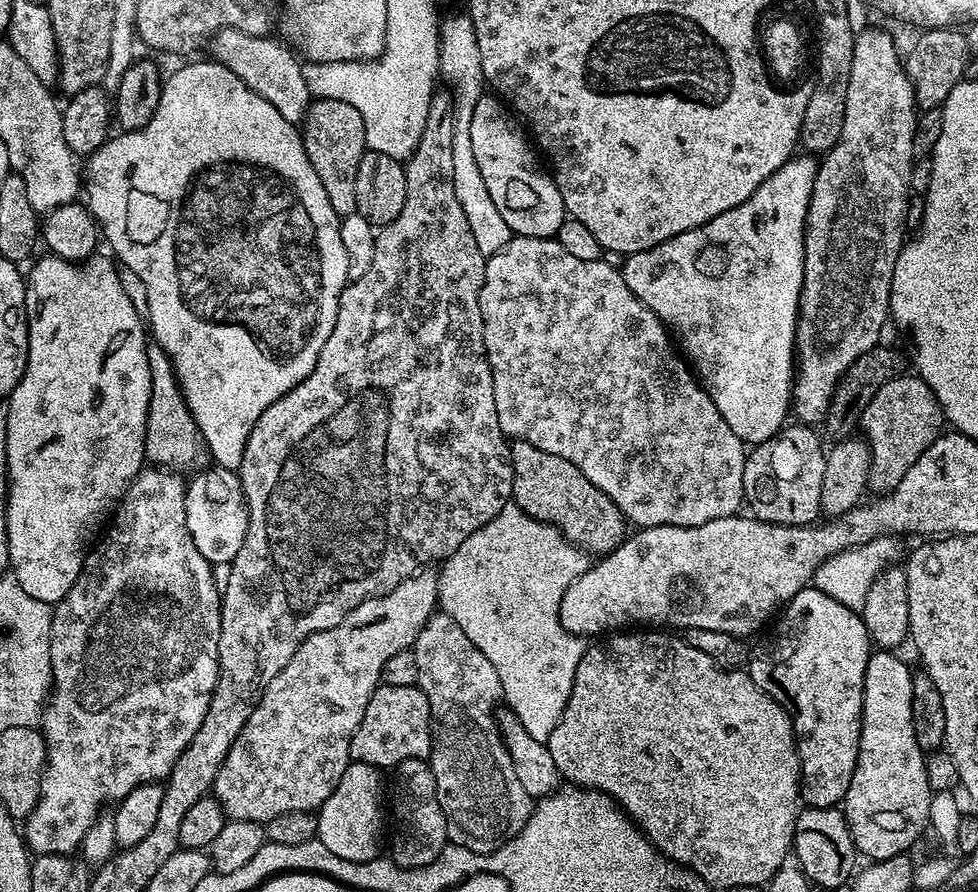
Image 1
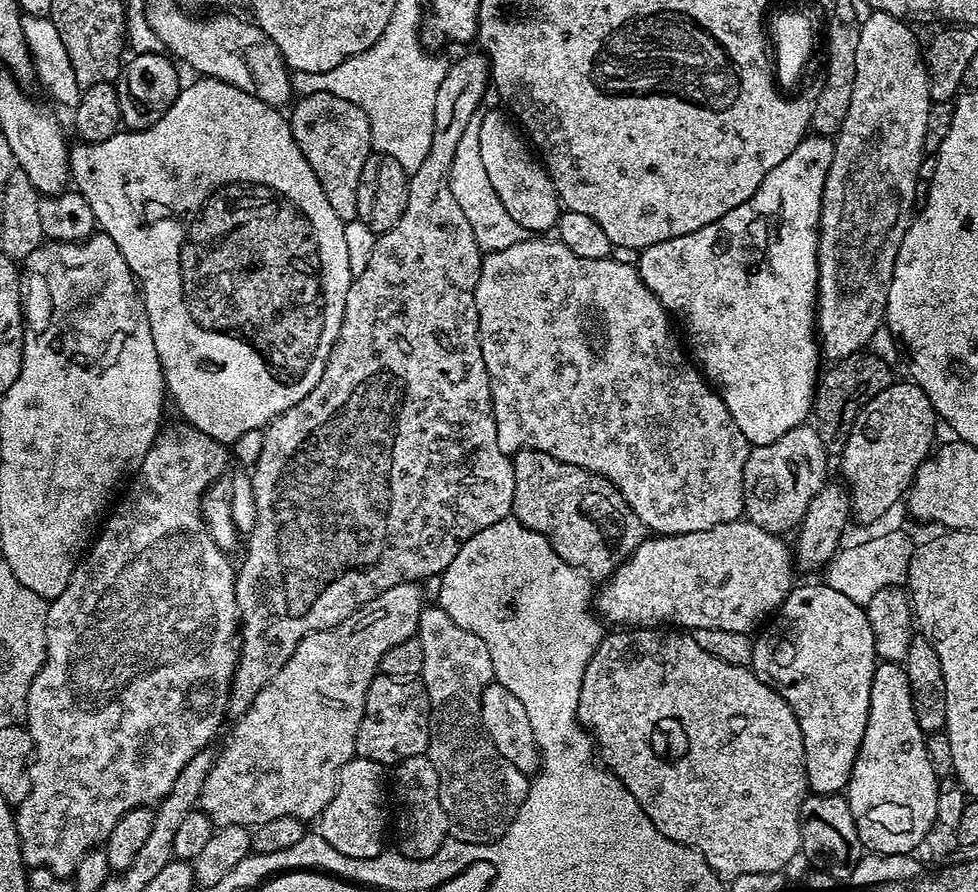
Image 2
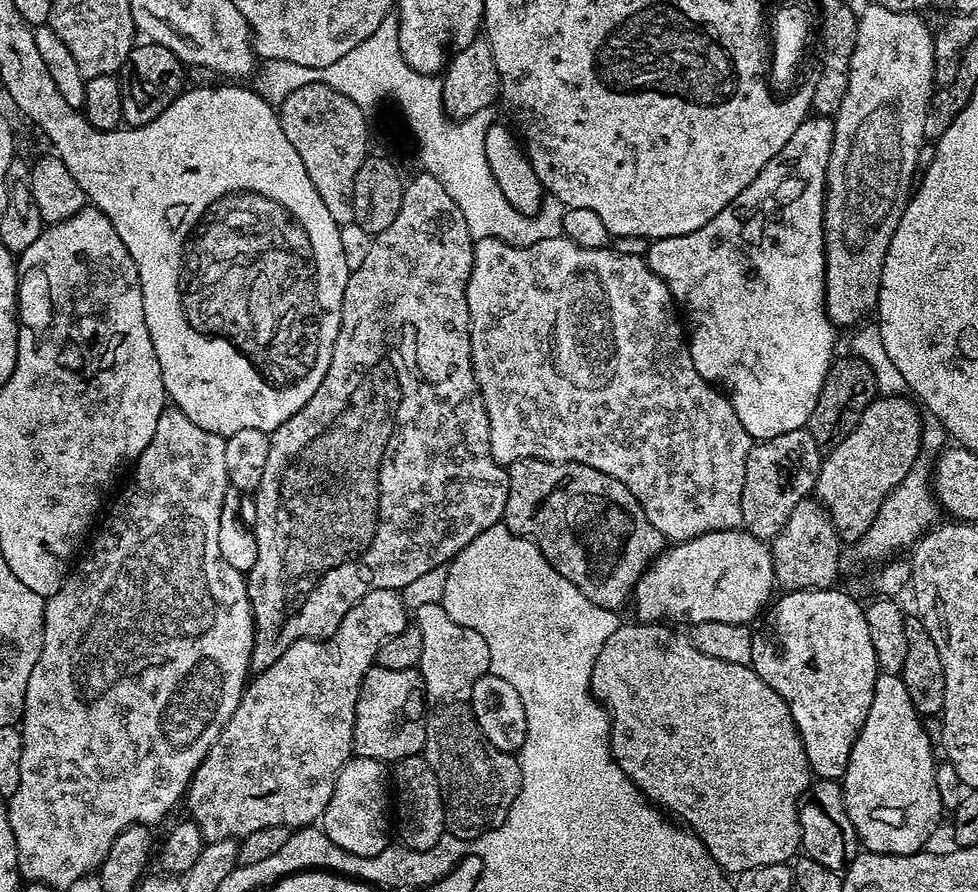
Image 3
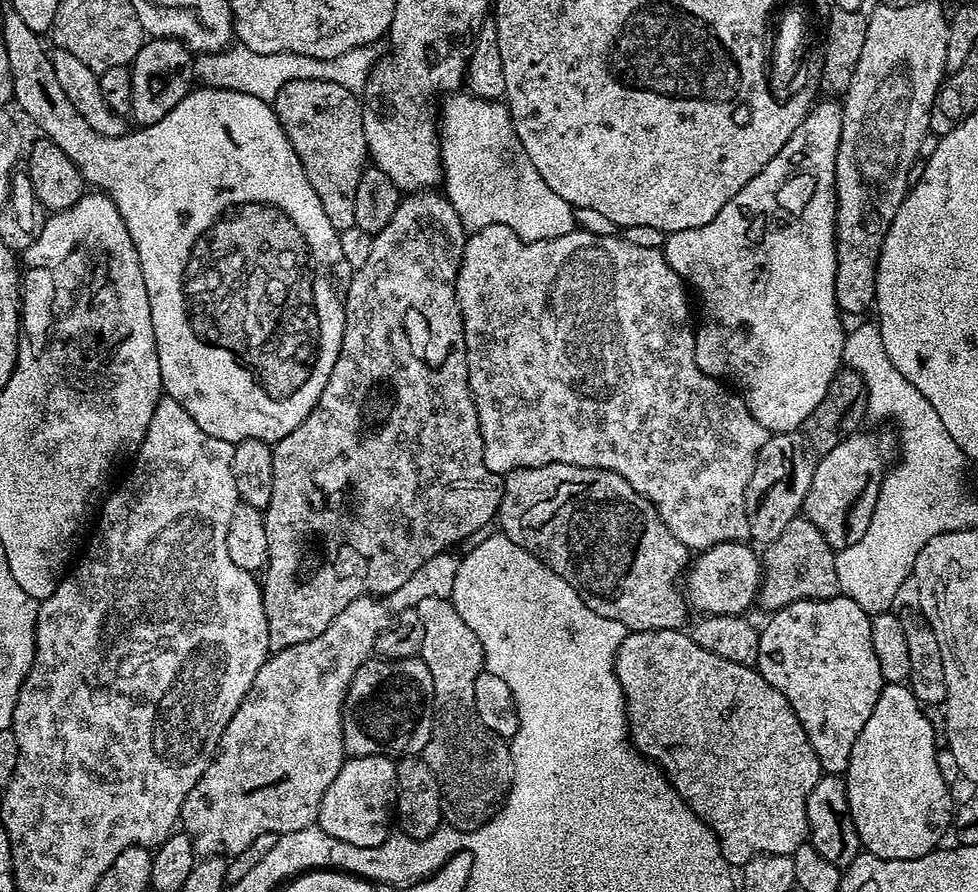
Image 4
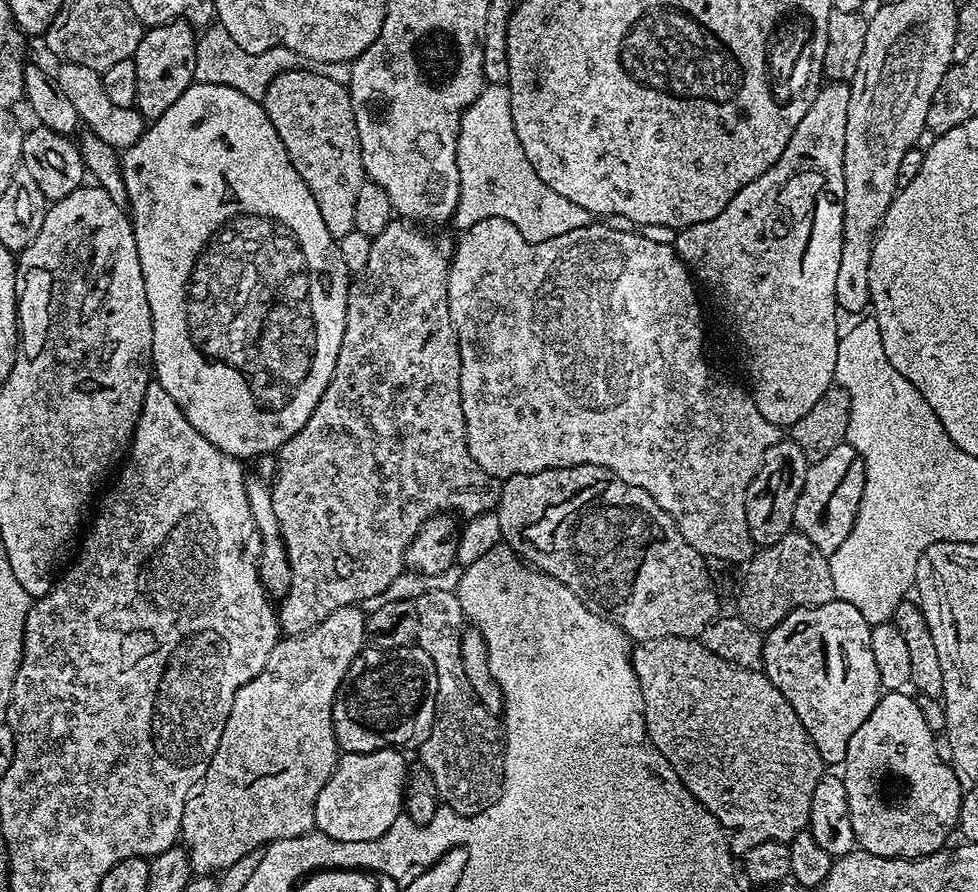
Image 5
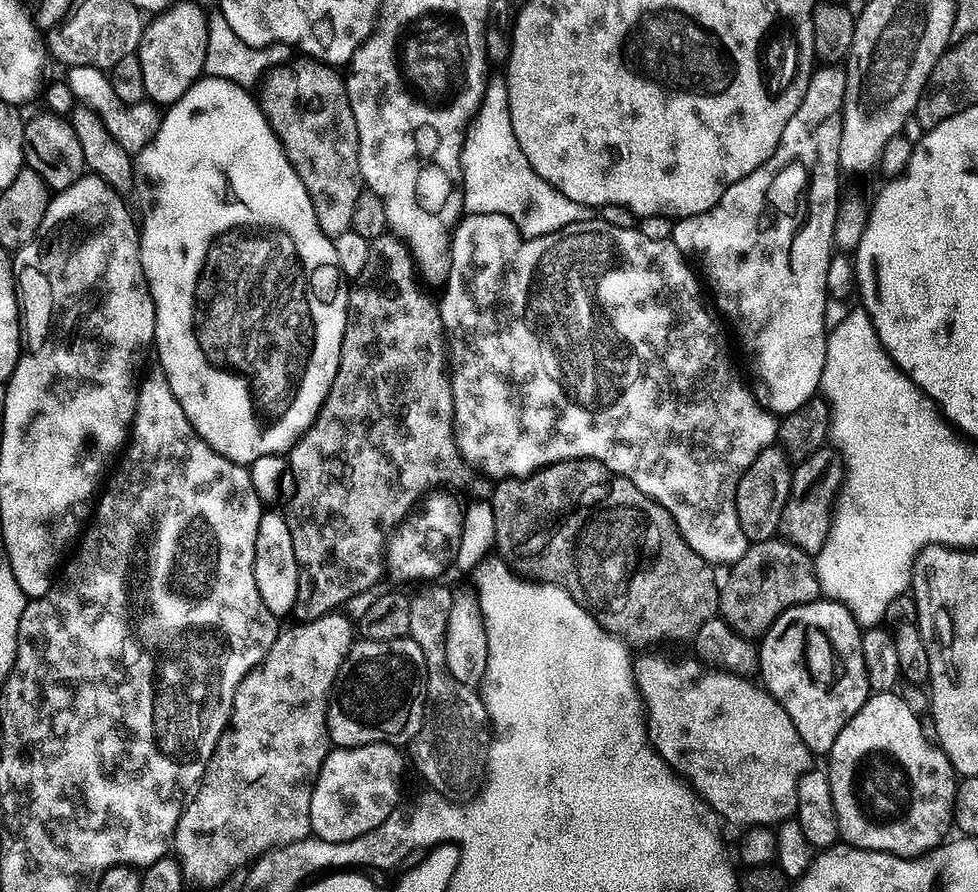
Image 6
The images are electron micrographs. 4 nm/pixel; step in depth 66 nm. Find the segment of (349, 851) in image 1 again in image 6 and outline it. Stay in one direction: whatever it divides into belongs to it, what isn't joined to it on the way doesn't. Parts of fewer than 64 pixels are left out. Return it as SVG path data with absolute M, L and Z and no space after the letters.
M367 744L366 746L354 746L353 748L338 748L333 747L329 751L328 756L320 763L320 773L316 779L316 785L312 788L312 797L310 798L310 826L312 827L311 835L318 840L325 840L326 842L346 842L353 840L359 836L364 836L370 830L377 828L382 822L386 822L386 818L397 807L396 804L400 800L400 779L404 776L404 760L406 764L406 756L404 756L399 747L394 744Z

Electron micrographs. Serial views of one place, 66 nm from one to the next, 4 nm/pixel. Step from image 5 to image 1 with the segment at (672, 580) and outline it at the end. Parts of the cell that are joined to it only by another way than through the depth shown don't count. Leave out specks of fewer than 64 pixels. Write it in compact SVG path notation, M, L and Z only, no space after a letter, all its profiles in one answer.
M525 440L511 441L510 459L512 500L525 514L554 525L568 541L589 554L613 552L625 540L626 521L622 510L574 462L566 462L558 454L546 454L546 450L538 450L538 446L530 446Z

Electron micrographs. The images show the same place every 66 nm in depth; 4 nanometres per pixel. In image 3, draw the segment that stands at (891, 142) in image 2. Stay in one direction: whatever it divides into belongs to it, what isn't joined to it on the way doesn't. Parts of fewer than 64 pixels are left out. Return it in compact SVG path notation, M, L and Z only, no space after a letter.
M872 2L872 5L865 12L861 11L859 13L856 22L858 34L856 35L856 45L848 71L846 98L842 98L842 106L837 110L834 117L834 142L832 143L832 153L828 163L826 187L824 189L824 305L832 323L837 326L843 326L843 324L859 325L861 321L875 313L878 294L880 293L880 283L882 282L882 266L886 262L886 250L890 250L890 238L894 238L894 230L898 230L898 222L906 210L910 193L914 188L912 172L917 171L918 146L922 146L926 142L924 127L926 126L928 104L934 95L934 88L931 83L928 85L924 80L907 80L907 76L908 72L924 72L924 76L929 82L935 81L936 78L934 74L934 46L932 45L934 32L931 27L928 29L927 22L920 16L923 15L916 12L895 12L886 6L882 6L879 2Z

